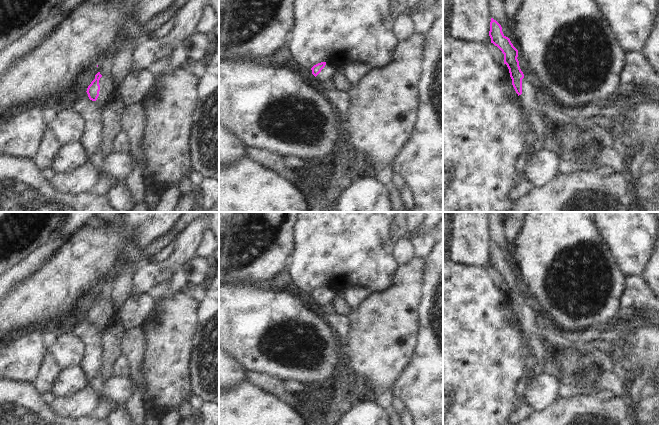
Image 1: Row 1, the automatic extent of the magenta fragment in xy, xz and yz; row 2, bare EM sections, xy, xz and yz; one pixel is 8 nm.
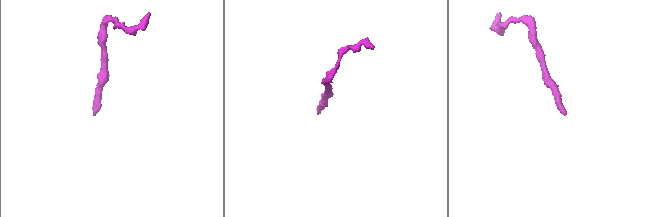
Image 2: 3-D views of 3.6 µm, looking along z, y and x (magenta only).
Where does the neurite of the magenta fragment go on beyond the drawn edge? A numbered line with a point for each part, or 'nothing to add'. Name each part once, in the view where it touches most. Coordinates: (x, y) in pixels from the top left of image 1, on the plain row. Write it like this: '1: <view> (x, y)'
1: xy (107, 312)

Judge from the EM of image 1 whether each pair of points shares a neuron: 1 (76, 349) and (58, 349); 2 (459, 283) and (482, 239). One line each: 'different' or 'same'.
1: same
2: different

